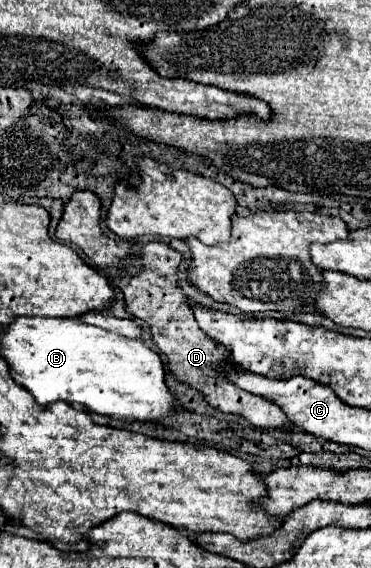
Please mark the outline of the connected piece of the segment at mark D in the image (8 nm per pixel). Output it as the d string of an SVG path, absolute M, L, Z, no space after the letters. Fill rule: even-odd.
M77 190L65 206L55 236L59 240L61 236L69 236L67 242L77 244L91 260L91 264L97 270L105 272L107 278L123 292L127 312L147 320L155 344L169 358L169 368L173 370L173 374L181 382L201 390L205 394L205 400L211 406L219 408L221 412L239 414L257 428L269 428L269 430L291 428L289 418L285 418L283 410L275 402L249 394L239 386L235 386L233 382L229 382L227 376L223 376L221 368L227 362L229 352L225 350L225 346L213 342L203 330L199 330L197 320L193 316L193 306L185 296L185 292L179 288L179 264L183 256L163 242L151 242L145 248L141 244L131 244L127 240L113 240L107 234L103 234L99 218L101 218L101 198L95 192Z

